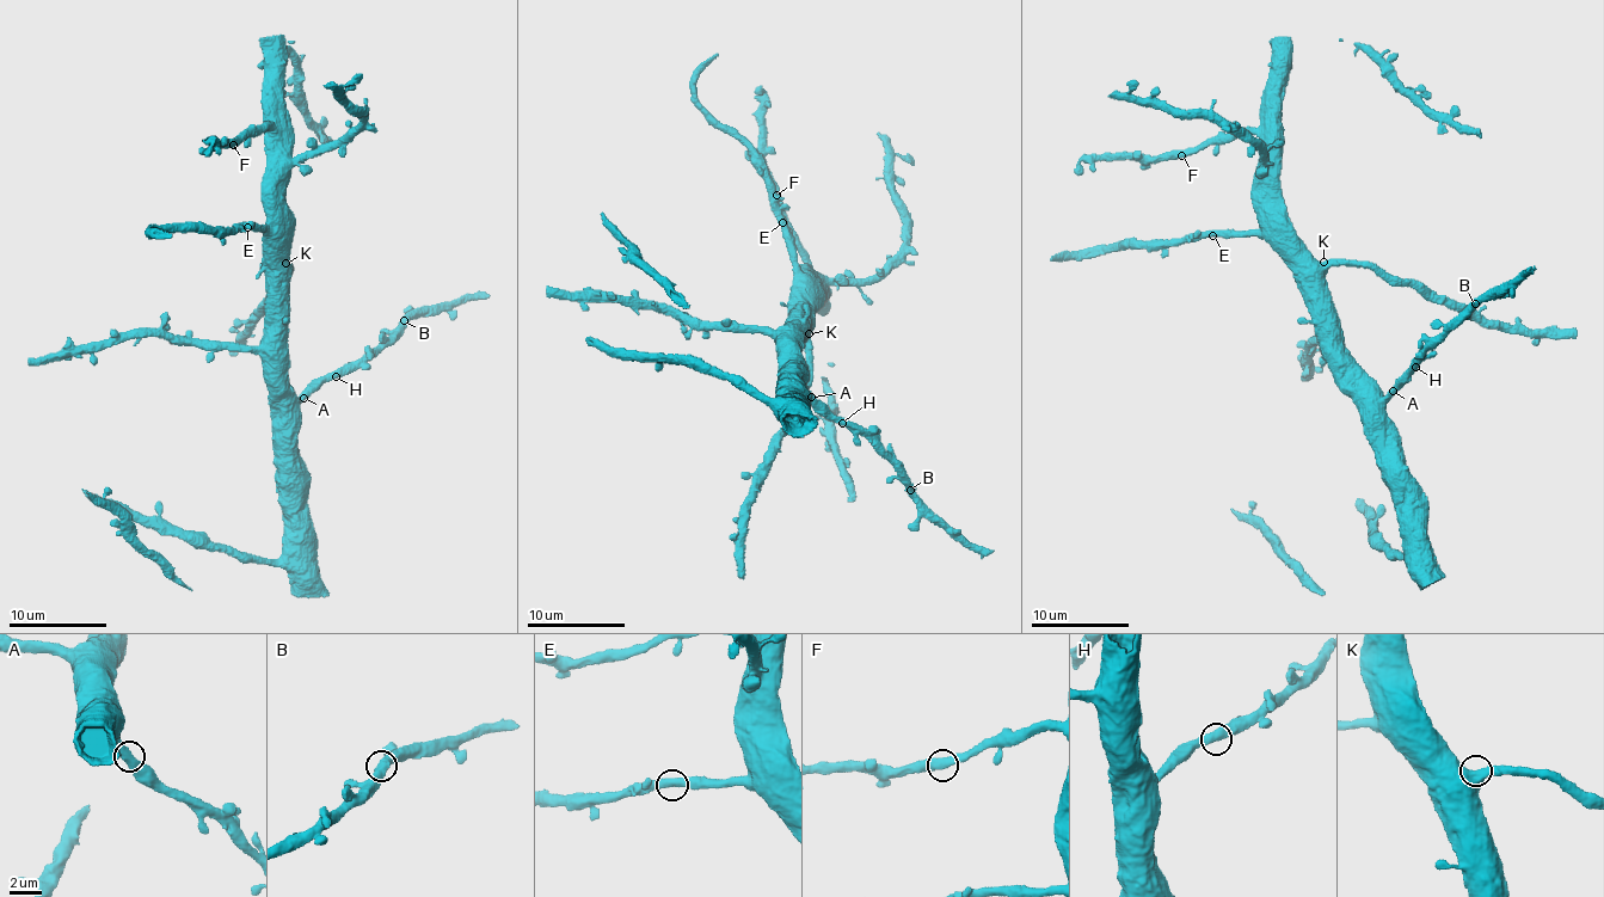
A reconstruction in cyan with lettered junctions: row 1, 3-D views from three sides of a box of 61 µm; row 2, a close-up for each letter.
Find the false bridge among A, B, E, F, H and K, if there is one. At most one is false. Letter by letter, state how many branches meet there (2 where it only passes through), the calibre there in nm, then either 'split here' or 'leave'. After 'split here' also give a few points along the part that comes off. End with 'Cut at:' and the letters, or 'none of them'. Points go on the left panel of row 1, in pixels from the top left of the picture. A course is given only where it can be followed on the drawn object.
A: 2 | 480 nm | leave
B: 2 | 500 nm | leave
E: 2 | 480 nm | leave
F: 2 | 550 nm | leave
H: 2 | 500 nm | leave
K: 2 | 600 nm | leave
Cut at: none of them

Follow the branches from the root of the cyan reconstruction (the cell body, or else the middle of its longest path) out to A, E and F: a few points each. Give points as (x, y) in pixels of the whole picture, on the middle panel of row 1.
A: (796, 348), (792, 378), (811, 397)
E: (796, 348), (799, 338), (790, 323), (794, 247), (782, 222)
F: (796, 348), (802, 333), (805, 289), (810, 290), (807, 253), (776, 195)

